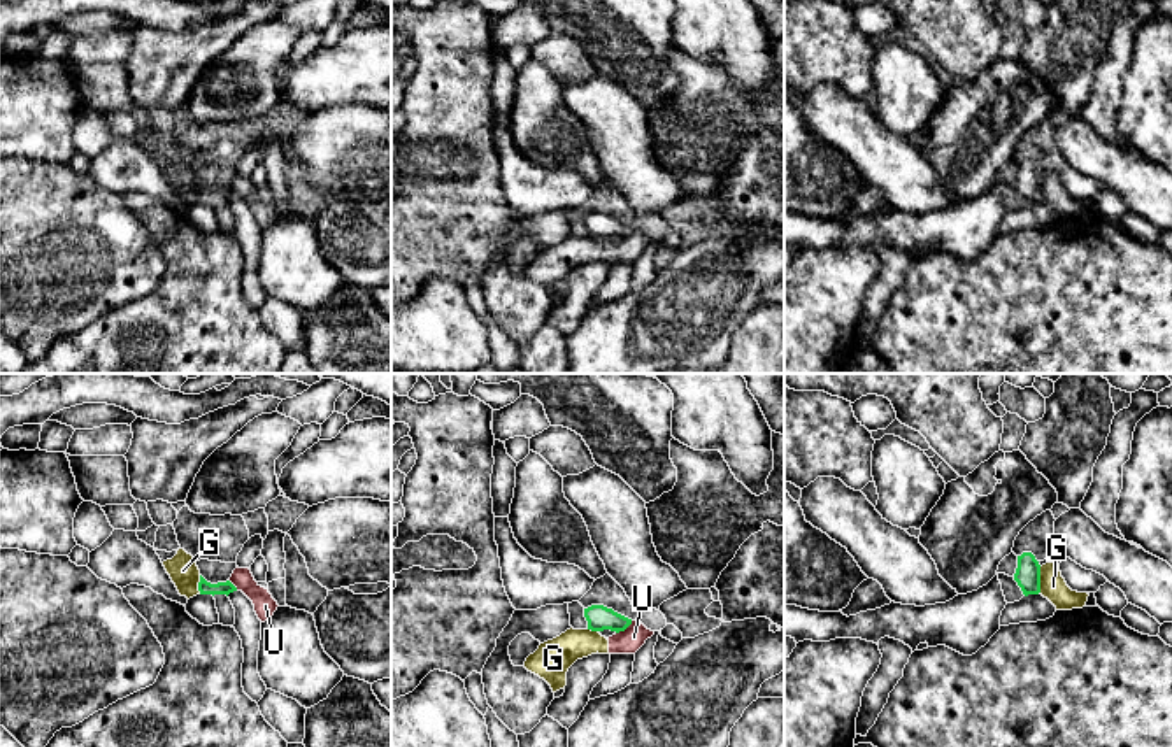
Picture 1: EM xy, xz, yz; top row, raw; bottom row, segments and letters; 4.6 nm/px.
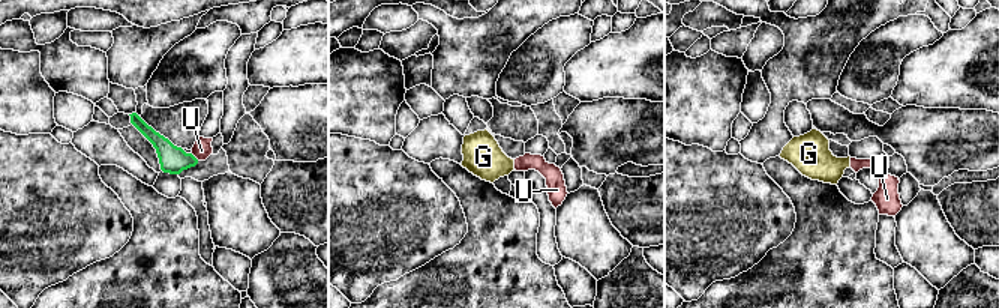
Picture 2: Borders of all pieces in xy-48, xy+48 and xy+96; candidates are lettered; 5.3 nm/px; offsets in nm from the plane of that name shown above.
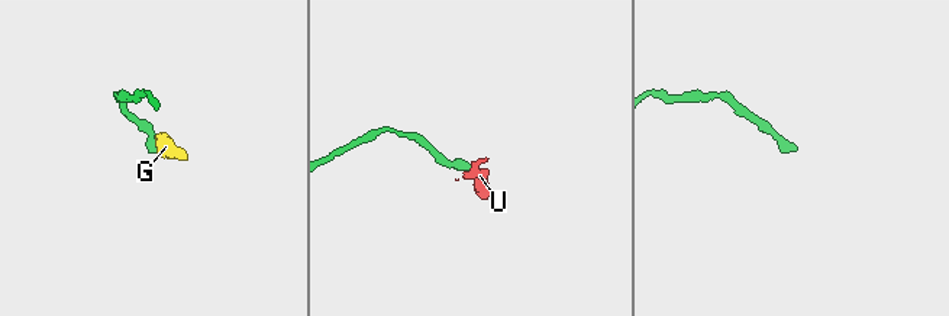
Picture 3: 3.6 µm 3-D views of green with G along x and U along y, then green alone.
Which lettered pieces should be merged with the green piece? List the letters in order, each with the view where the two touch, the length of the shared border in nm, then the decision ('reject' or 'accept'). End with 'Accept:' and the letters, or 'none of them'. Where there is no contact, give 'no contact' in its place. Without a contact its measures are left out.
G: meets green in yz; contact 120 nm long; reject
U: meets green in xz; contact 100 nm long; reject
Accept: none of them

